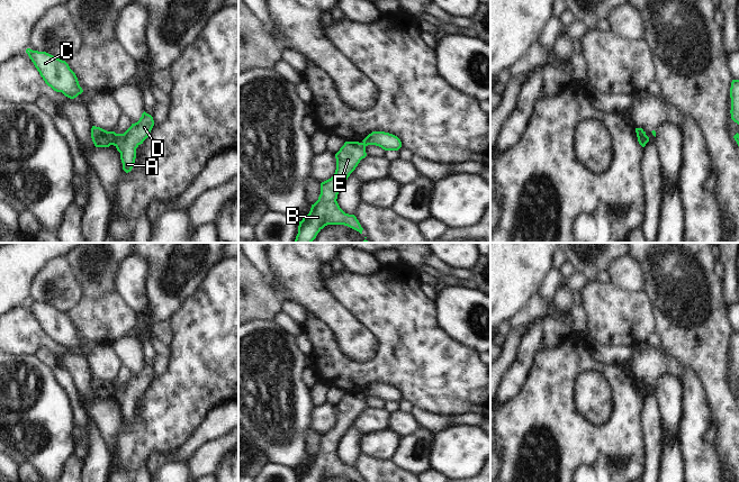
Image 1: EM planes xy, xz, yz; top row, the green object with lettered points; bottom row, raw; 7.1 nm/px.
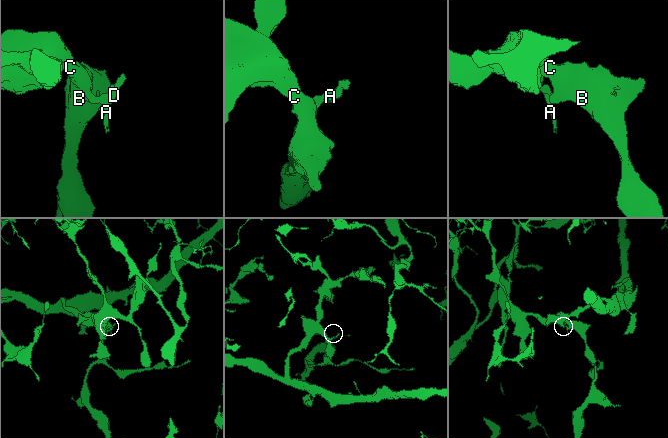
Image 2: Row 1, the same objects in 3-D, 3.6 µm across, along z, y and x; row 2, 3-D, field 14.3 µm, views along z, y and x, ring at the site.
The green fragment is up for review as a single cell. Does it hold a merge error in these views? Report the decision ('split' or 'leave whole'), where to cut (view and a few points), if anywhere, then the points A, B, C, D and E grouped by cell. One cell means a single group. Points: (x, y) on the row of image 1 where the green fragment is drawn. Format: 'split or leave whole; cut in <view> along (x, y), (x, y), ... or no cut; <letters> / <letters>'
split; cut in xy along (114, 132), (111, 144); A D / B C E

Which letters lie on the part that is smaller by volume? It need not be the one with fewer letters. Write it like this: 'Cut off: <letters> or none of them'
Cut off: A, D

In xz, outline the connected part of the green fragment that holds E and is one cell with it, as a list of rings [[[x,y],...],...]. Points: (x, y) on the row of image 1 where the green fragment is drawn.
[[[344,143],[335,154],[336,170],[334,175],[321,183],[318,200],[312,204],[309,213],[299,221],[298,234],[294,243],[312,243],[327,225],[344,225],[362,234],[363,228],[357,217],[345,213],[336,199],[341,187],[366,156],[363,143]]]

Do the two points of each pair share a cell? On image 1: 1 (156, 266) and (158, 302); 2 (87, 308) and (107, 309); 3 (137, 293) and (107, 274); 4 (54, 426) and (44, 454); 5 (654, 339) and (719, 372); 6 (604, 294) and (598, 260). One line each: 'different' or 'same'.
1: same
2: same
3: different
4: same
5: different
6: different

